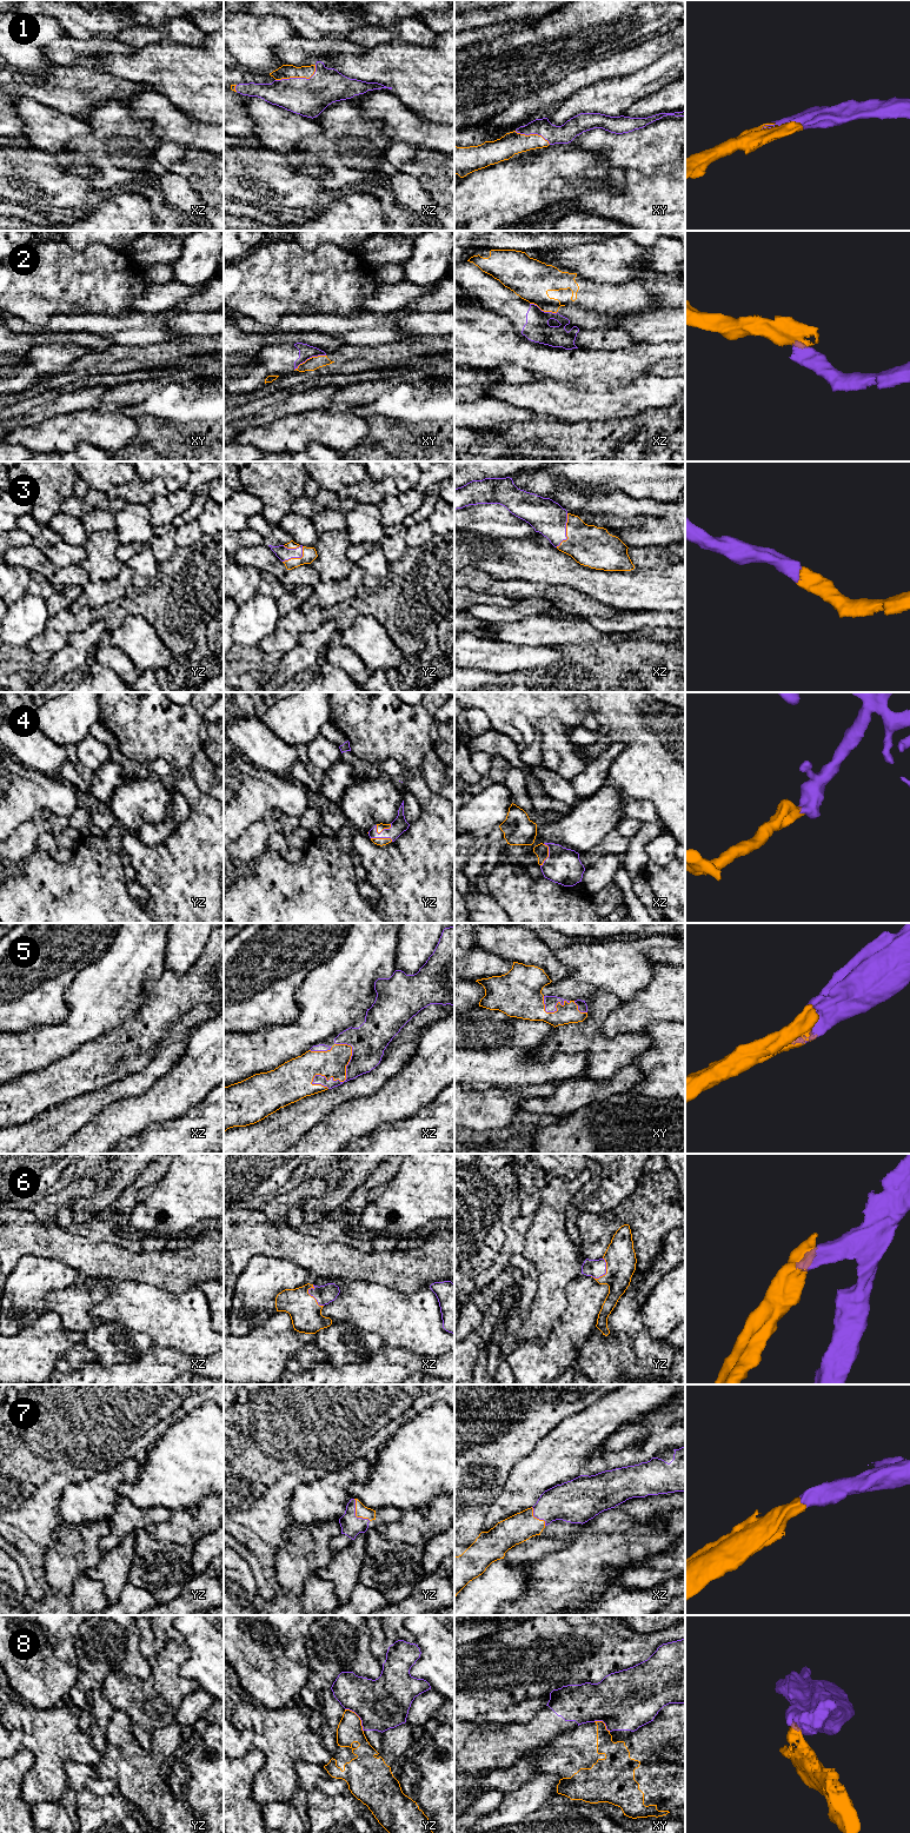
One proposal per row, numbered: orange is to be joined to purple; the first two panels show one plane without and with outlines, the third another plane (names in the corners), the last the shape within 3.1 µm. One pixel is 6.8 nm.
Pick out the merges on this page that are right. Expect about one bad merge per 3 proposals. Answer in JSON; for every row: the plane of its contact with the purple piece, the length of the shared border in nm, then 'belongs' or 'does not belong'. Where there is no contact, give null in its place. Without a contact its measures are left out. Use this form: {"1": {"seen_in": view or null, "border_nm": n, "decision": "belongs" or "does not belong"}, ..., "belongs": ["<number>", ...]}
{"1": {"seen_in": "xz", "border_nm": 300, "decision": "belongs"}, "2": {"seen_in": "xy", "border_nm": 240, "decision": "does not belong"}, "3": {"seen_in": "yz", "border_nm": 180, "decision": "belongs"}, "4": {"seen_in": "xz", "border_nm": 160, "decision": "belongs"}, "5": {"seen_in": "xz", "border_nm": 380, "decision": "belongs"}, "6": {"seen_in": "xz", "border_nm": 170, "decision": "belongs"}, "7": {"seen_in": "yz", "border_nm": 190, "decision": "belongs"}, "8": {"seen_in": "yz", "border_nm": 200, "decision": "does not belong"}, "belongs": ["1", "3", "4", "5", "6", "7"]}

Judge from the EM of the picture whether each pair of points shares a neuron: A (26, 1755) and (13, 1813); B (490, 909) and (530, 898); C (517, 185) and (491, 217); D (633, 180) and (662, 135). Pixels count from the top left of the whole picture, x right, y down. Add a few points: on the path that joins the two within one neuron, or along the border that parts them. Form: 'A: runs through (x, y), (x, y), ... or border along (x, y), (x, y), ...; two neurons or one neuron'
A: runs through (13, 1770), (12, 1799); one neuron
B: border along (492, 896), (505, 910); two neurons
C: runs through (509, 193), (493, 208); one neuron
D: border along (665, 165), (650, 174), (626, 170); two neurons

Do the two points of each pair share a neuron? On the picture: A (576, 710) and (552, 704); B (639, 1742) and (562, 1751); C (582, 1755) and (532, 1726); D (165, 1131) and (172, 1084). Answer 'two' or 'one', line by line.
A: one
B: one
C: two
D: two

